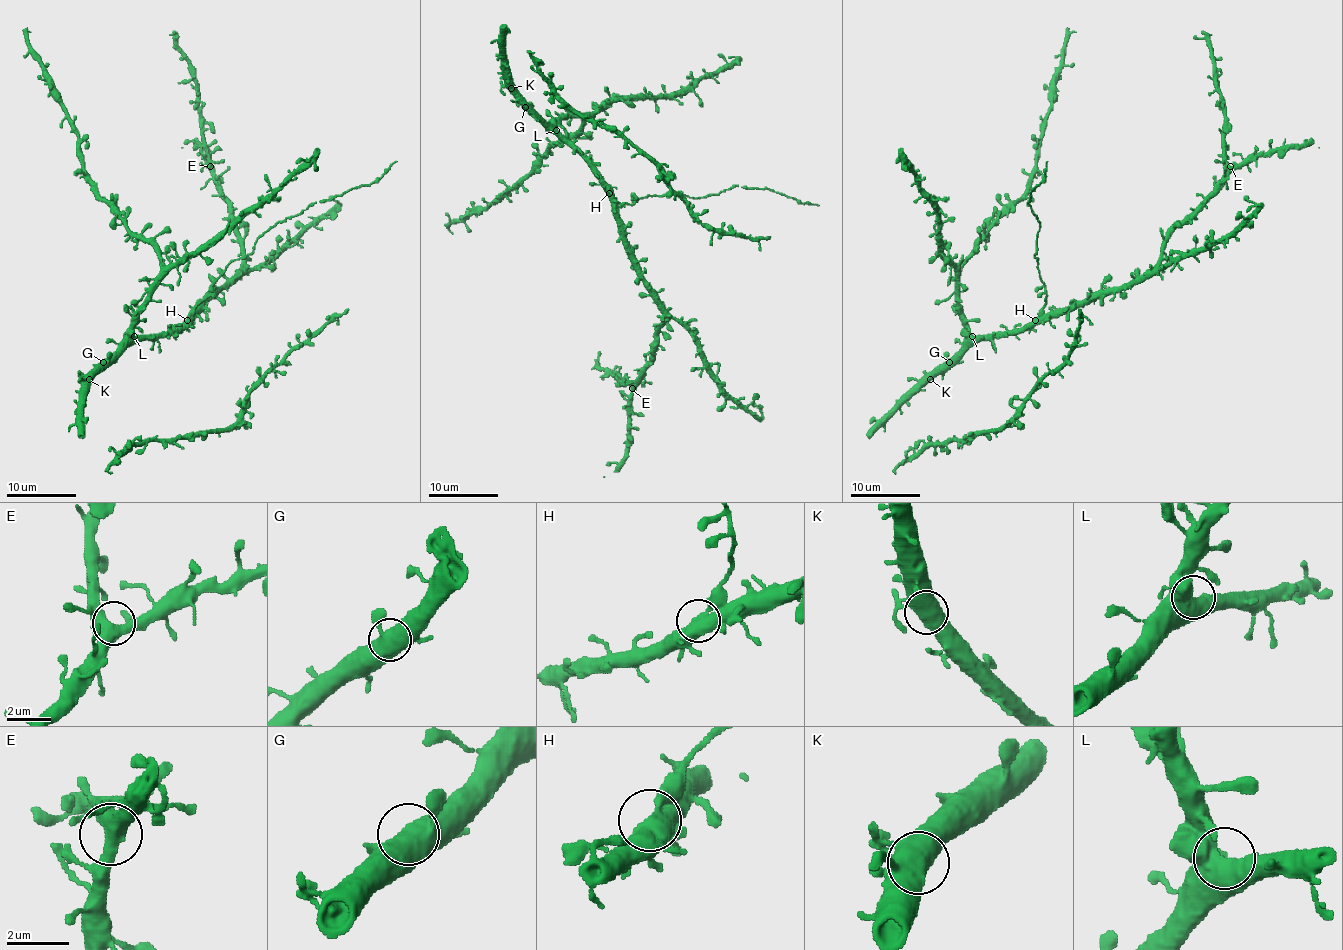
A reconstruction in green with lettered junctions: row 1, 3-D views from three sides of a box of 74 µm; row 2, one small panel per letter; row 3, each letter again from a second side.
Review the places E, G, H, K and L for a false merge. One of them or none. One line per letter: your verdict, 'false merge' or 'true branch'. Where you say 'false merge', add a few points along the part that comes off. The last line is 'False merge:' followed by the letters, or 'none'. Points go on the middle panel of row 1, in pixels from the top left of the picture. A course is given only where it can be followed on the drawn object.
E: true branch
G: true branch
H: true branch
K: true branch
L: true branch
False merge: none

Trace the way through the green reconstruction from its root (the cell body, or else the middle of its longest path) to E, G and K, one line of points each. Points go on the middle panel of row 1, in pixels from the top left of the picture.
E: (547, 123), (599, 180), (636, 274), (664, 312), (653, 359), (632, 388)
G: (547, 123), (525, 107)
K: (547, 123), (511, 88)

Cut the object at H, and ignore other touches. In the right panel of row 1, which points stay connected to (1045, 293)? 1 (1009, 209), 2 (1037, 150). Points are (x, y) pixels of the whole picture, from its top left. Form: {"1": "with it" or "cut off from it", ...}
{"1": "cut off from it", "2": "cut off from it"}

